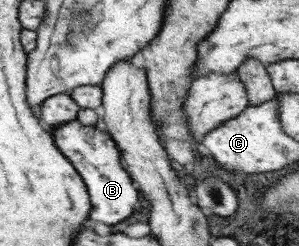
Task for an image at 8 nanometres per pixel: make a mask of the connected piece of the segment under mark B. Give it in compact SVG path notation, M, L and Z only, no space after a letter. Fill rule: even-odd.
M79 119L52 128L51 133L58 150L70 160L86 184L90 197L89 221L114 226L131 217L140 191L129 177L121 150L111 139L110 133L99 130L96 125L85 126Z

